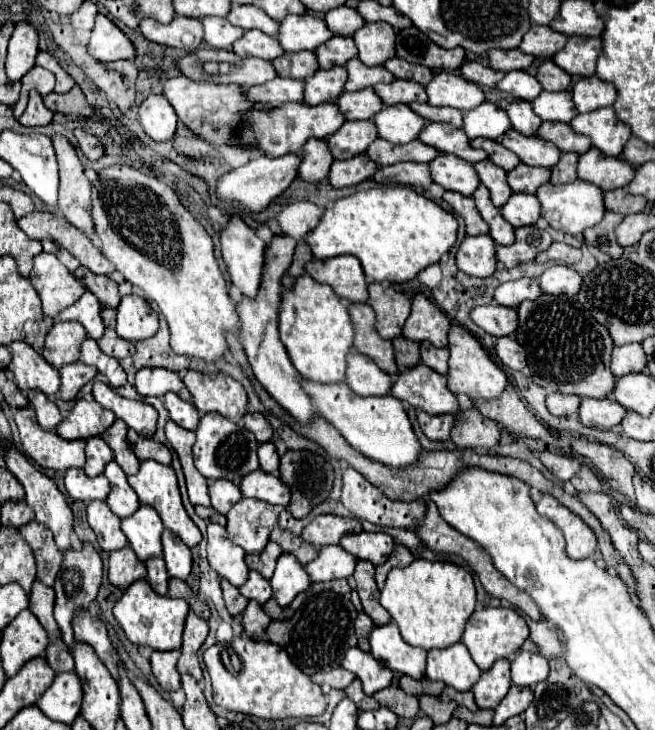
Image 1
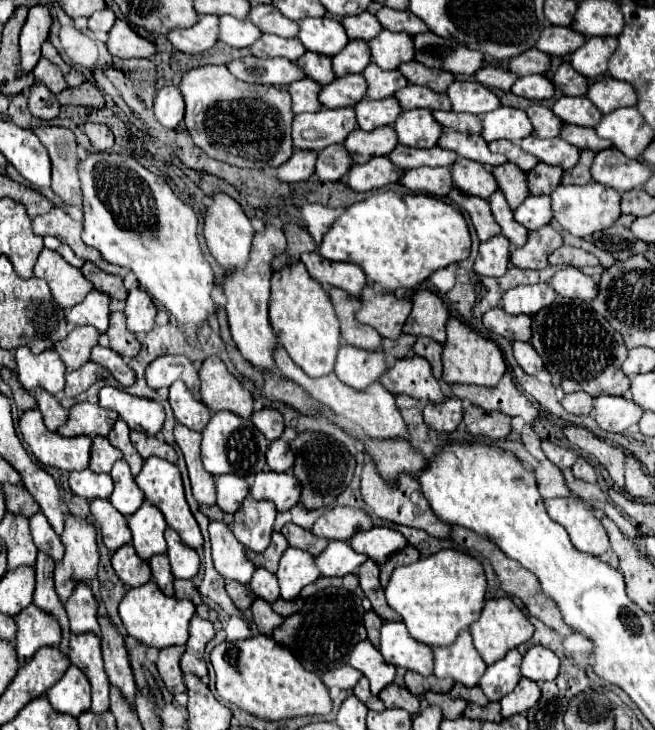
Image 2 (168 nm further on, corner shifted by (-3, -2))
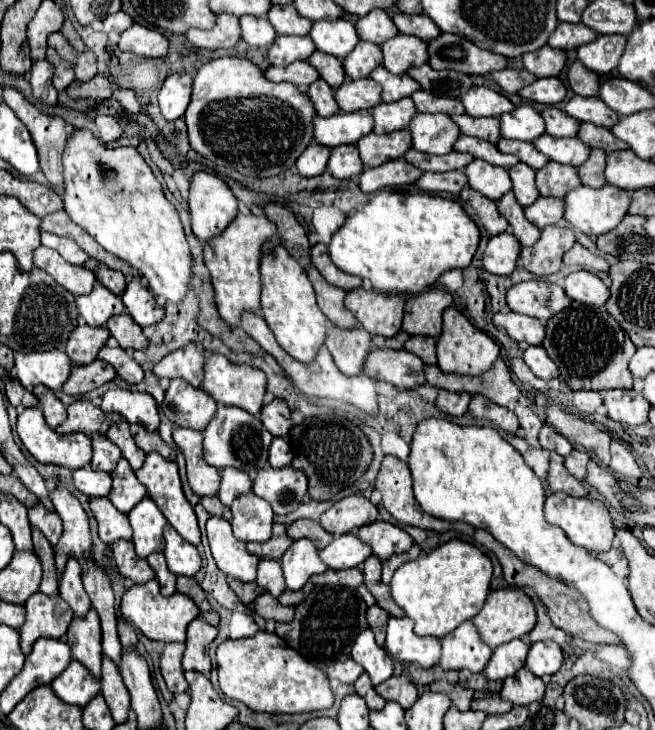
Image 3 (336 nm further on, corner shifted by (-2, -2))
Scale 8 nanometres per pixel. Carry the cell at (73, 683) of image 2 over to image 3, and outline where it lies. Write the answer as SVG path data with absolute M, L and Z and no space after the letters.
M72 660L50 686L60 700L76 706L86 706L100 692L100 680L96 680L96 676L92 676L78 660Z

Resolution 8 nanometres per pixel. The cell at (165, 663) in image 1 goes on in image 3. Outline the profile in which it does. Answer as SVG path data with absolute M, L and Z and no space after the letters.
M166 644L162 660L160 660L160 670L166 680L166 686L174 694L188 690L188 682L184 678L184 670L180 666L182 652L184 652L184 644Z

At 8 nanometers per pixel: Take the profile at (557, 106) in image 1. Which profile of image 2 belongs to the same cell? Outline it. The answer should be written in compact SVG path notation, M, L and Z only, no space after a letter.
M561 96L551 108L563 124L577 124L577 126L595 126L601 118L599 110L593 102L585 96Z

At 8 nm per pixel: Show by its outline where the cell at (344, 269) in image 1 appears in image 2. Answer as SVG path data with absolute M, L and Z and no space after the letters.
M309 252L301 256L301 262L305 264L311 278L315 278L325 288L341 288L349 292L351 296L361 296L361 290L367 282L365 274L357 264L345 264L345 262L329 262L321 258L317 252Z

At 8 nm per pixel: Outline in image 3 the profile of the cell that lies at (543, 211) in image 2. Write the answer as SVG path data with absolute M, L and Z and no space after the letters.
M538 198L532 206L528 206L526 210L526 218L536 224L538 228L556 224L562 216L564 216L564 200L560 198Z

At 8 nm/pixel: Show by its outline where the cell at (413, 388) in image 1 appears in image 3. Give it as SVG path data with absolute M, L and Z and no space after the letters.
M374 348L368 352L368 360L364 360L364 374L372 380L384 380L396 388L406 390L426 382L424 362L406 350Z

